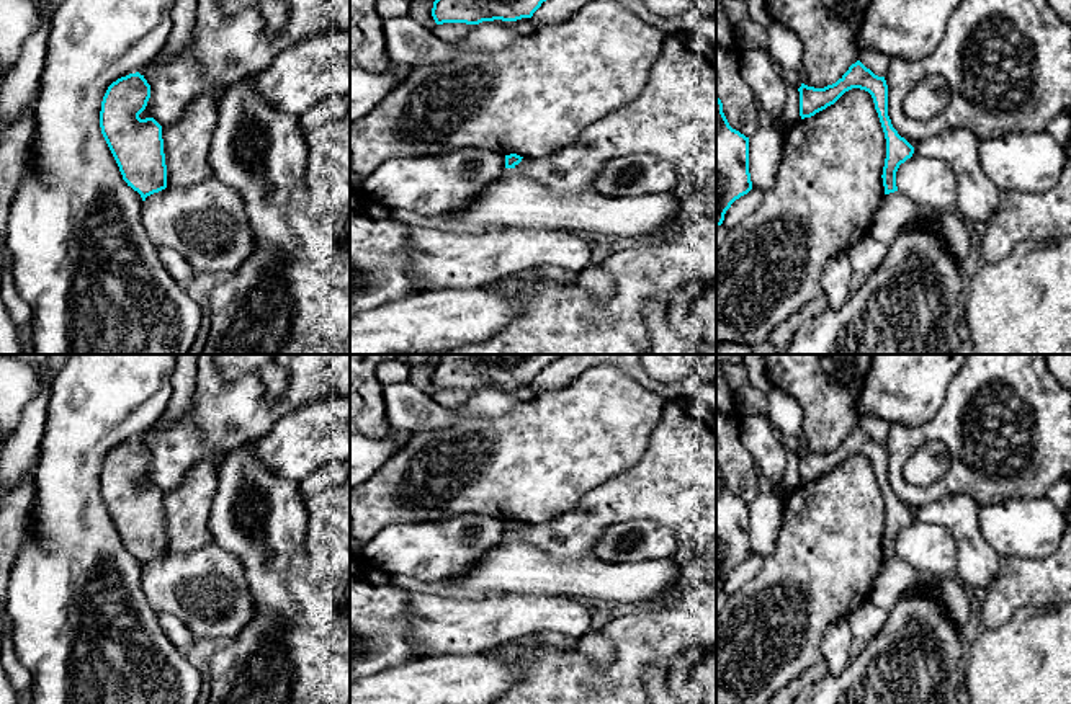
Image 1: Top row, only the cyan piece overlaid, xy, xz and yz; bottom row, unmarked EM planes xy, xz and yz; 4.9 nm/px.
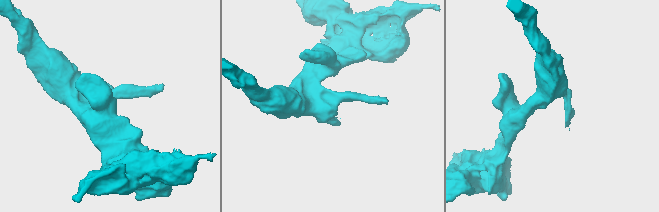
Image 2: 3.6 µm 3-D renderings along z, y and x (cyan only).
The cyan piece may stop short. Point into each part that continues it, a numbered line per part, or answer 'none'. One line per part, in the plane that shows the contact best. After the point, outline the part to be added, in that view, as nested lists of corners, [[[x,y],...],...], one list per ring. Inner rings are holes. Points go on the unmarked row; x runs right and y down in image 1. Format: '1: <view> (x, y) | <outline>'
none

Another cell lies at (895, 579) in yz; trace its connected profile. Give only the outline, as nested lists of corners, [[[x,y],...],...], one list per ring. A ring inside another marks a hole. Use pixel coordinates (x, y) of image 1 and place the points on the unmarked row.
[[[899,557],[881,564],[867,599],[876,608],[890,611],[909,591],[921,591],[937,598],[960,629],[966,626],[970,619],[966,586],[958,580],[939,578],[927,572],[914,570]]]

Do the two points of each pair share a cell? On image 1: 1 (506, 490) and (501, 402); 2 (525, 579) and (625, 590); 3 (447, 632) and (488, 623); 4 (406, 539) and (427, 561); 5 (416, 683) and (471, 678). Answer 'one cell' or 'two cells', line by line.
1: two cells
2: one cell
3: one cell
4: one cell
5: one cell

